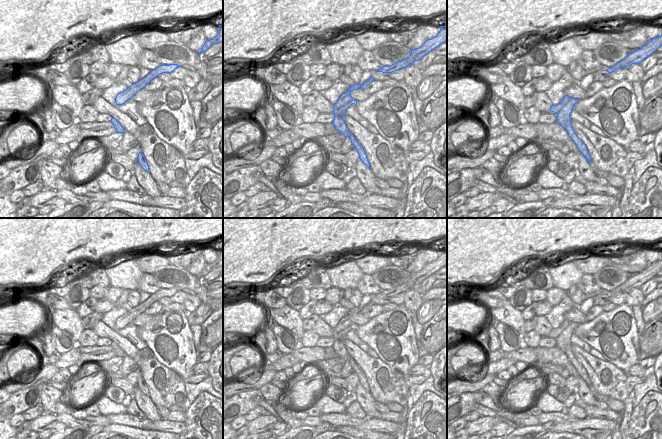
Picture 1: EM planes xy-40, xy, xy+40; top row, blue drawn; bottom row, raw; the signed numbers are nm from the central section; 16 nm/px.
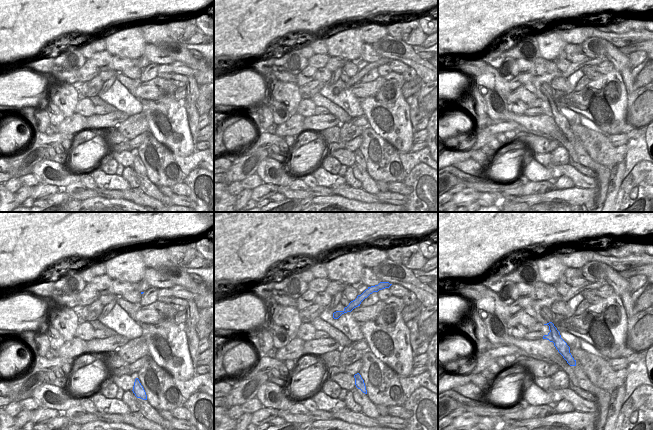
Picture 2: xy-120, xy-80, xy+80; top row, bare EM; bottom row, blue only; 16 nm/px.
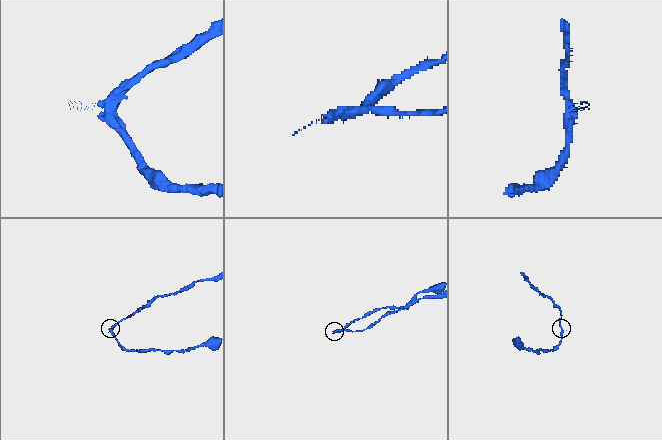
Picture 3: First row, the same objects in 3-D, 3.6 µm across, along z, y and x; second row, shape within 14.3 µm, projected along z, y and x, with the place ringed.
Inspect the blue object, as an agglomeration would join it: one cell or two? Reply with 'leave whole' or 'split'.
split

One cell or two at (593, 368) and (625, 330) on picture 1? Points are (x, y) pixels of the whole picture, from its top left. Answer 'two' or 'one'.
two

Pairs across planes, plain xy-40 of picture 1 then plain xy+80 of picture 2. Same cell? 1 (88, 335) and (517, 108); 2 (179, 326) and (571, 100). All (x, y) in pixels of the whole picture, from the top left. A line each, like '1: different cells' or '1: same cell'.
1: same cell
2: same cell

